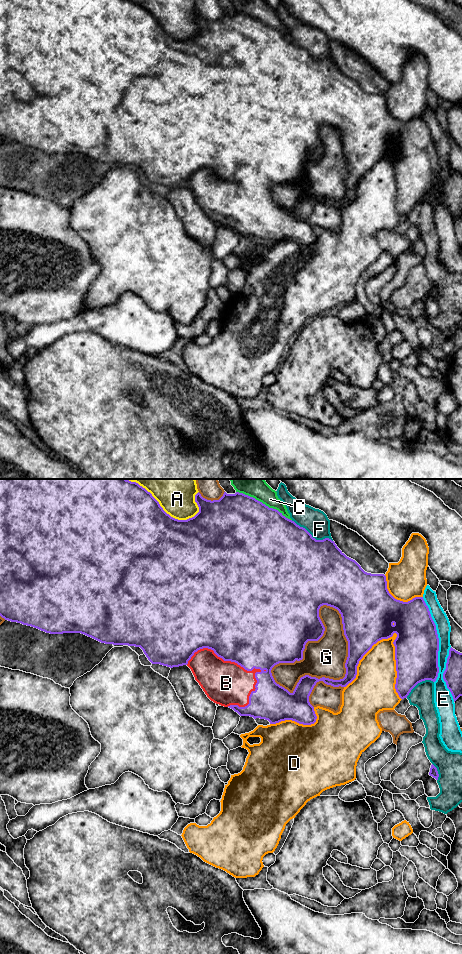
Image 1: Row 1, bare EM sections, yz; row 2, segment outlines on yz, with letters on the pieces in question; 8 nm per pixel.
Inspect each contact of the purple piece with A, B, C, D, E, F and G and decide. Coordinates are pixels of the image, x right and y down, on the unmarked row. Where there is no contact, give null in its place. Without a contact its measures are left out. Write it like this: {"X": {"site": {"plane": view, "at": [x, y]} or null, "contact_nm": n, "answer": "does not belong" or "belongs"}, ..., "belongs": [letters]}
{"A": {"site": {"plane": "yz", "at": [162, 28]}, "contact_nm": 650, "answer": "does not belong"}, "B": {"site": {"plane": "yz", "at": [222, 178]}, "contact_nm": 600, "answer": "belongs"}, "C": {"site": {"plane": "yz", "at": [264, 24]}, "contact_nm": 500, "answer": "does not belong"}, "D": {"site": {"plane": "yz", "at": [363, 175]}, "contact_nm": 600, "answer": "does not belong"}, "E": {"site": {"plane": "yz", "at": [438, 160]}, "contact_nm": 700, "answer": "does not belong"}, "F": {"site": {"plane": "yz", "at": [311, 56]}, "contact_nm": 380, "answer": "does not belong"}, "G": {"site": {"plane": "yz", "at": [345, 184]}, "contact_nm": 850, "answer": "does not belong"}, "belongs": ["B"]}

